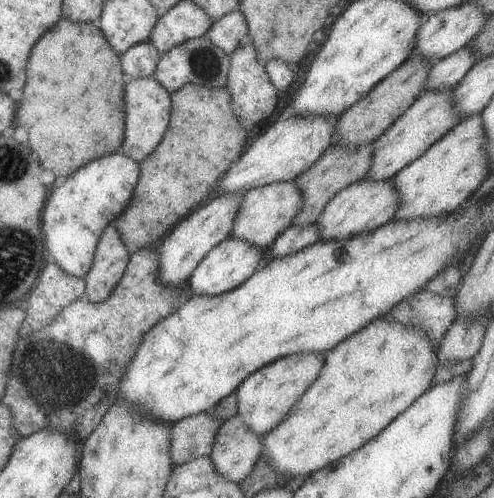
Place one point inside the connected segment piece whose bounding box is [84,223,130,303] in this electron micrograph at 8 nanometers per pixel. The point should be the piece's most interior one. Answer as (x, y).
(111, 258)

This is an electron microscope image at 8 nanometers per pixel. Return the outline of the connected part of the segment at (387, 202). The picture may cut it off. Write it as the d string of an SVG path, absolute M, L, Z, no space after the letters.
M362 179L343 188L334 195L322 211L317 224L321 230L321 239L342 240L354 235L374 230L380 225L394 220L399 205L399 192L395 180Z

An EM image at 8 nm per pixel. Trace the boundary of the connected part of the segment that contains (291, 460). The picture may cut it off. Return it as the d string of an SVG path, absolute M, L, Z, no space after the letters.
M380 317L368 323L364 328L361 328L356 334L350 335L342 342L339 342L332 350L326 353L326 362L322 367L321 373L314 381L314 384L298 399L289 415L267 435L263 435L263 454L269 458L269 463L280 472L283 472L286 477L292 478L298 476L310 476L312 473L320 470L322 467L328 466L330 463L336 462L344 458L347 454L353 453L361 446L364 446L371 438L374 438L379 432L382 432L401 412L404 412L412 403L421 395L424 394L431 386L434 380L439 358L435 353L433 342L427 335L427 332L420 325L408 326L401 322Z

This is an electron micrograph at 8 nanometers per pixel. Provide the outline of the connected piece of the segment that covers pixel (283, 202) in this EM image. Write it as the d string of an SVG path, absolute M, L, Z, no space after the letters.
M295 180L250 189L242 201L231 236L247 240L251 245L266 250L288 227L292 226L293 220L304 205L303 194Z

